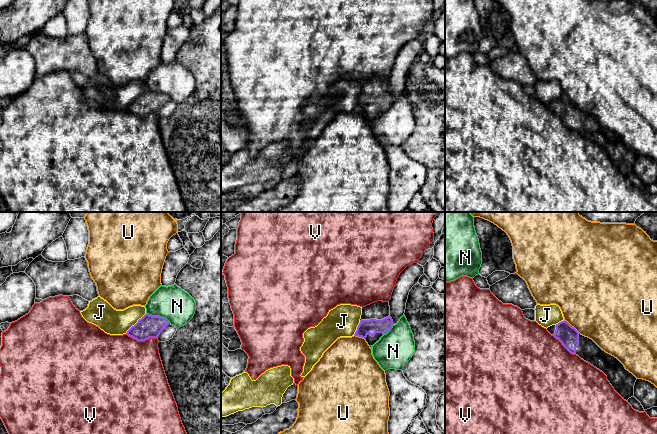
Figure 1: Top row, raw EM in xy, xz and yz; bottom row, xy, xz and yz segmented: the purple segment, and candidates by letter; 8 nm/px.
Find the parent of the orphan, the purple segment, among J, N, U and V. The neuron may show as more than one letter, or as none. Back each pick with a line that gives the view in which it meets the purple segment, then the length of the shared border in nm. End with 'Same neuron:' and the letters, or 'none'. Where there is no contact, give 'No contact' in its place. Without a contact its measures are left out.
Same neuron: none

